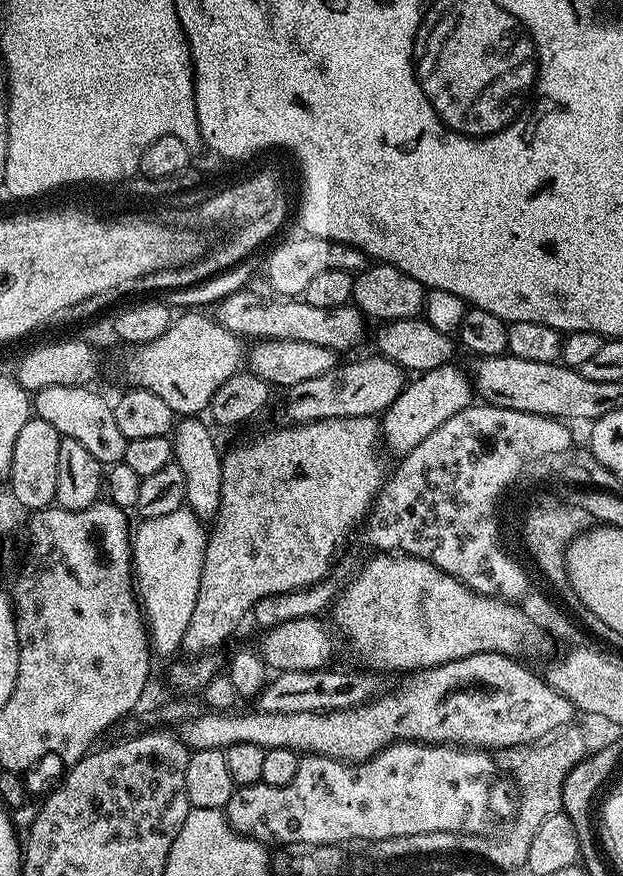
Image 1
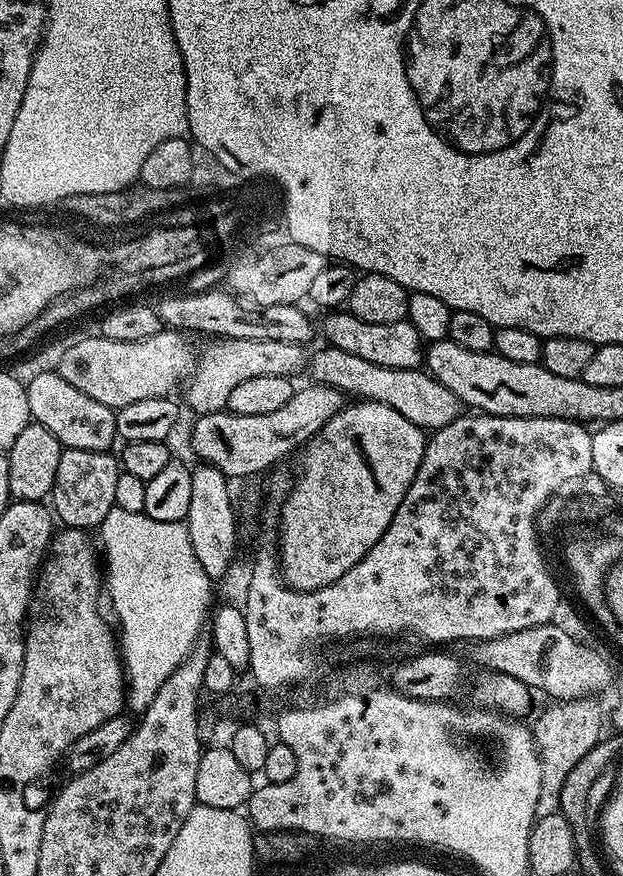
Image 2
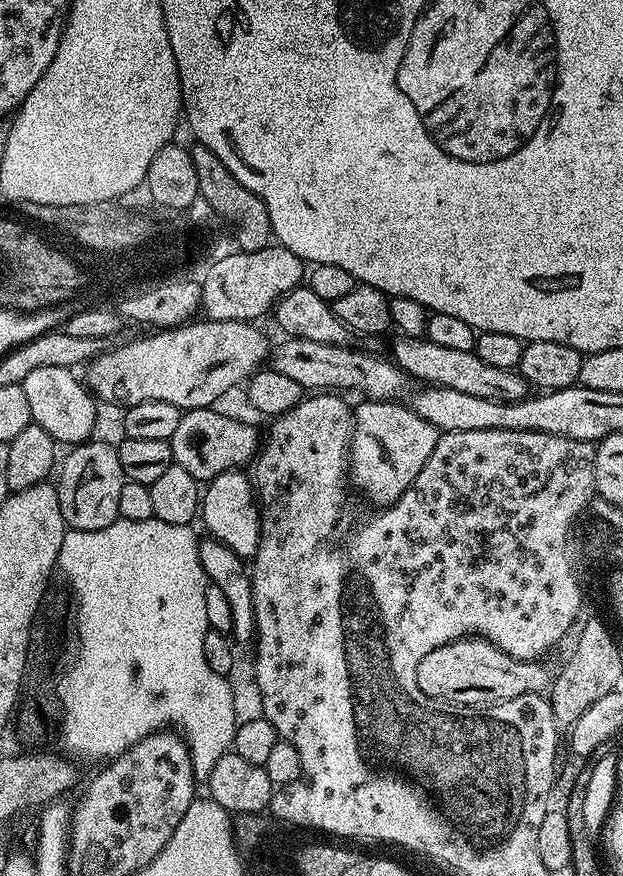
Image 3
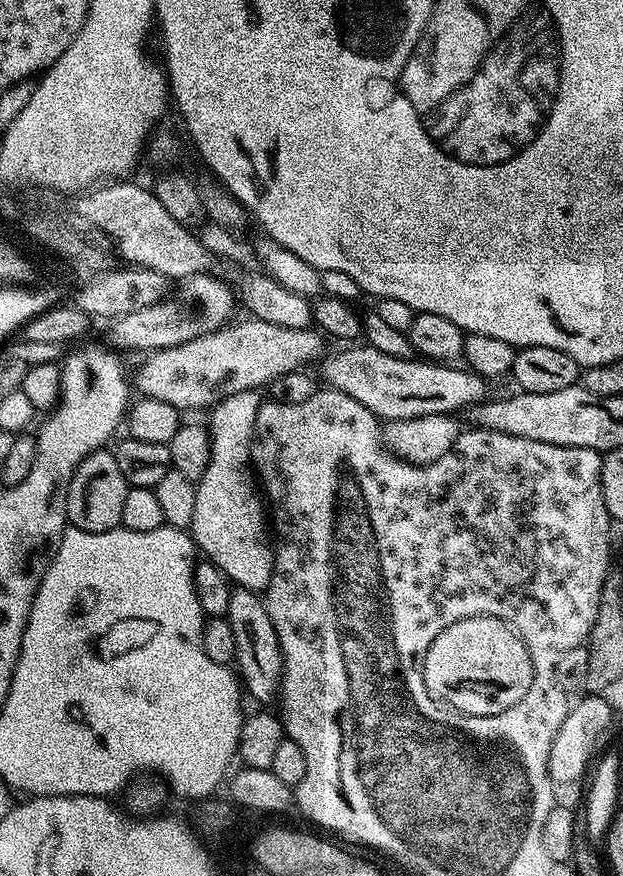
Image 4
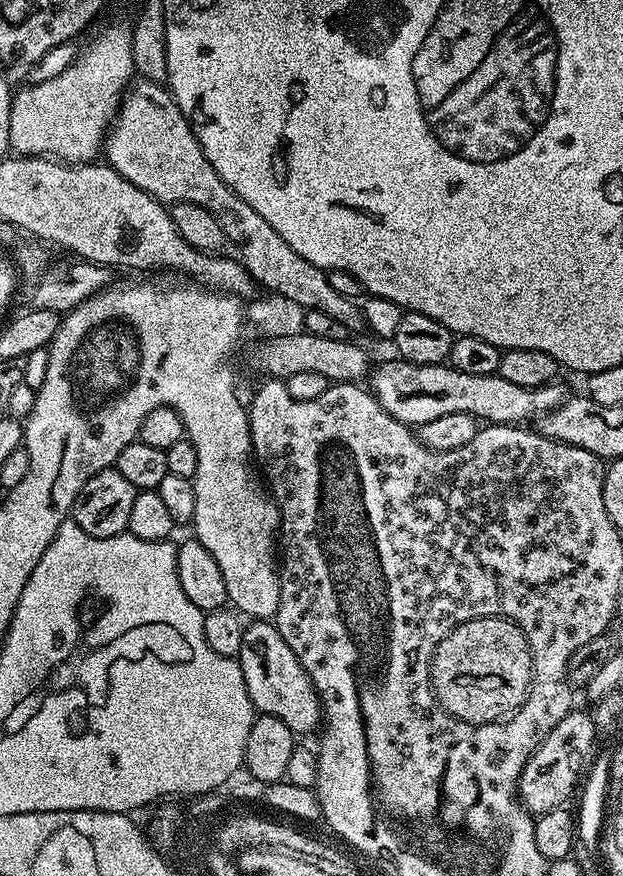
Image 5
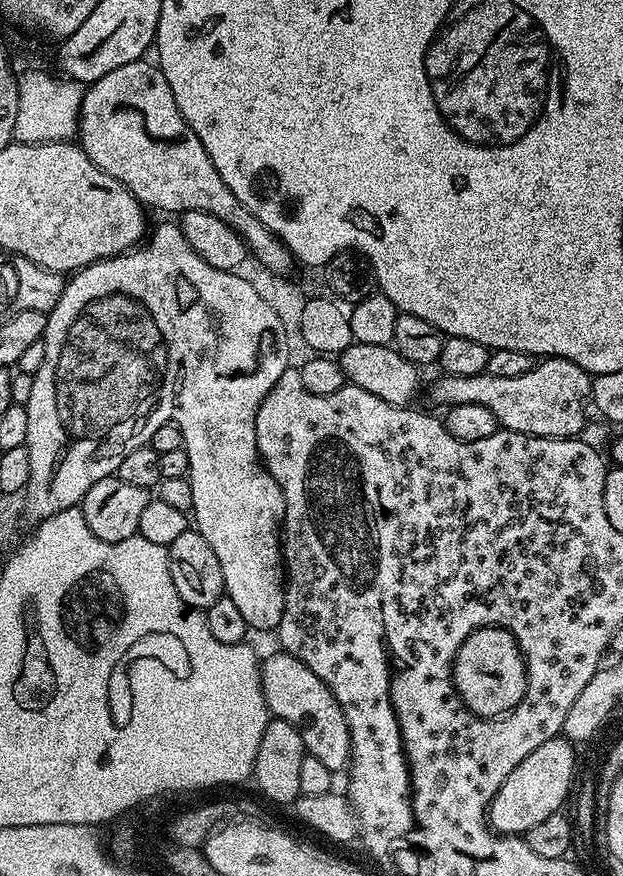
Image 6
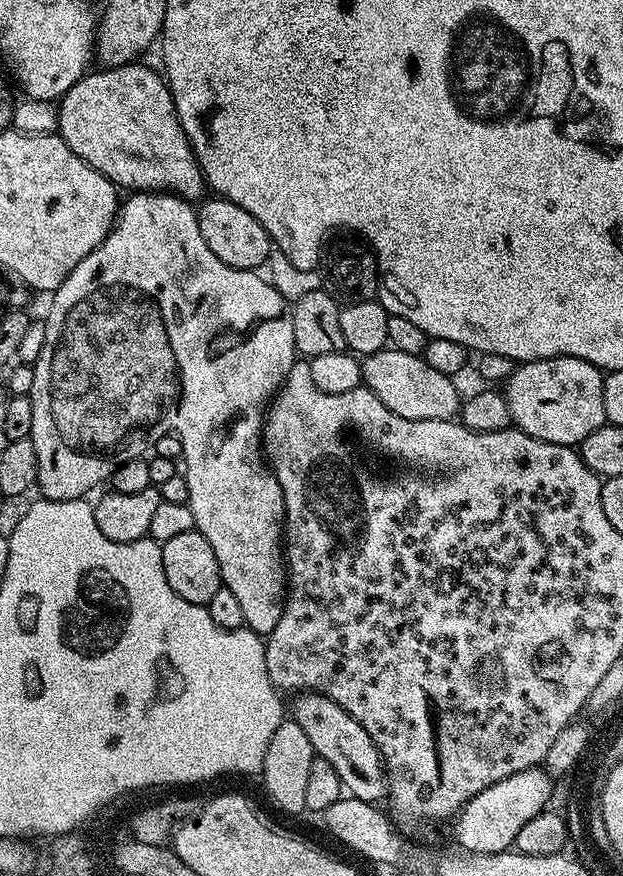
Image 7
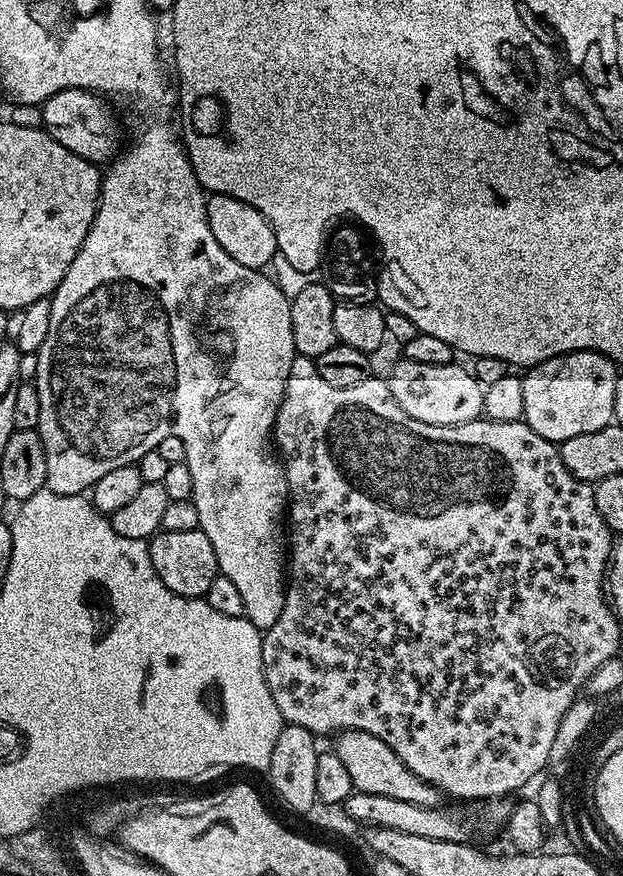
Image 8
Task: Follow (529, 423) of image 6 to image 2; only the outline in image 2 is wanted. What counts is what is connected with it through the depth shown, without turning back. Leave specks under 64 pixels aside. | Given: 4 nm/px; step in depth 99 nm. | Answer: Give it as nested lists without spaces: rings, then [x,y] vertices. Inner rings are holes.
[[[216,338],[197,359],[196,369],[192,371],[183,385],[183,403],[193,408],[193,413],[223,412],[227,409],[230,390],[238,386],[238,382],[246,382],[250,378],[259,378],[262,374],[287,376],[296,378],[300,371],[305,371],[310,356],[305,345],[294,342],[274,342],[274,338]]]

